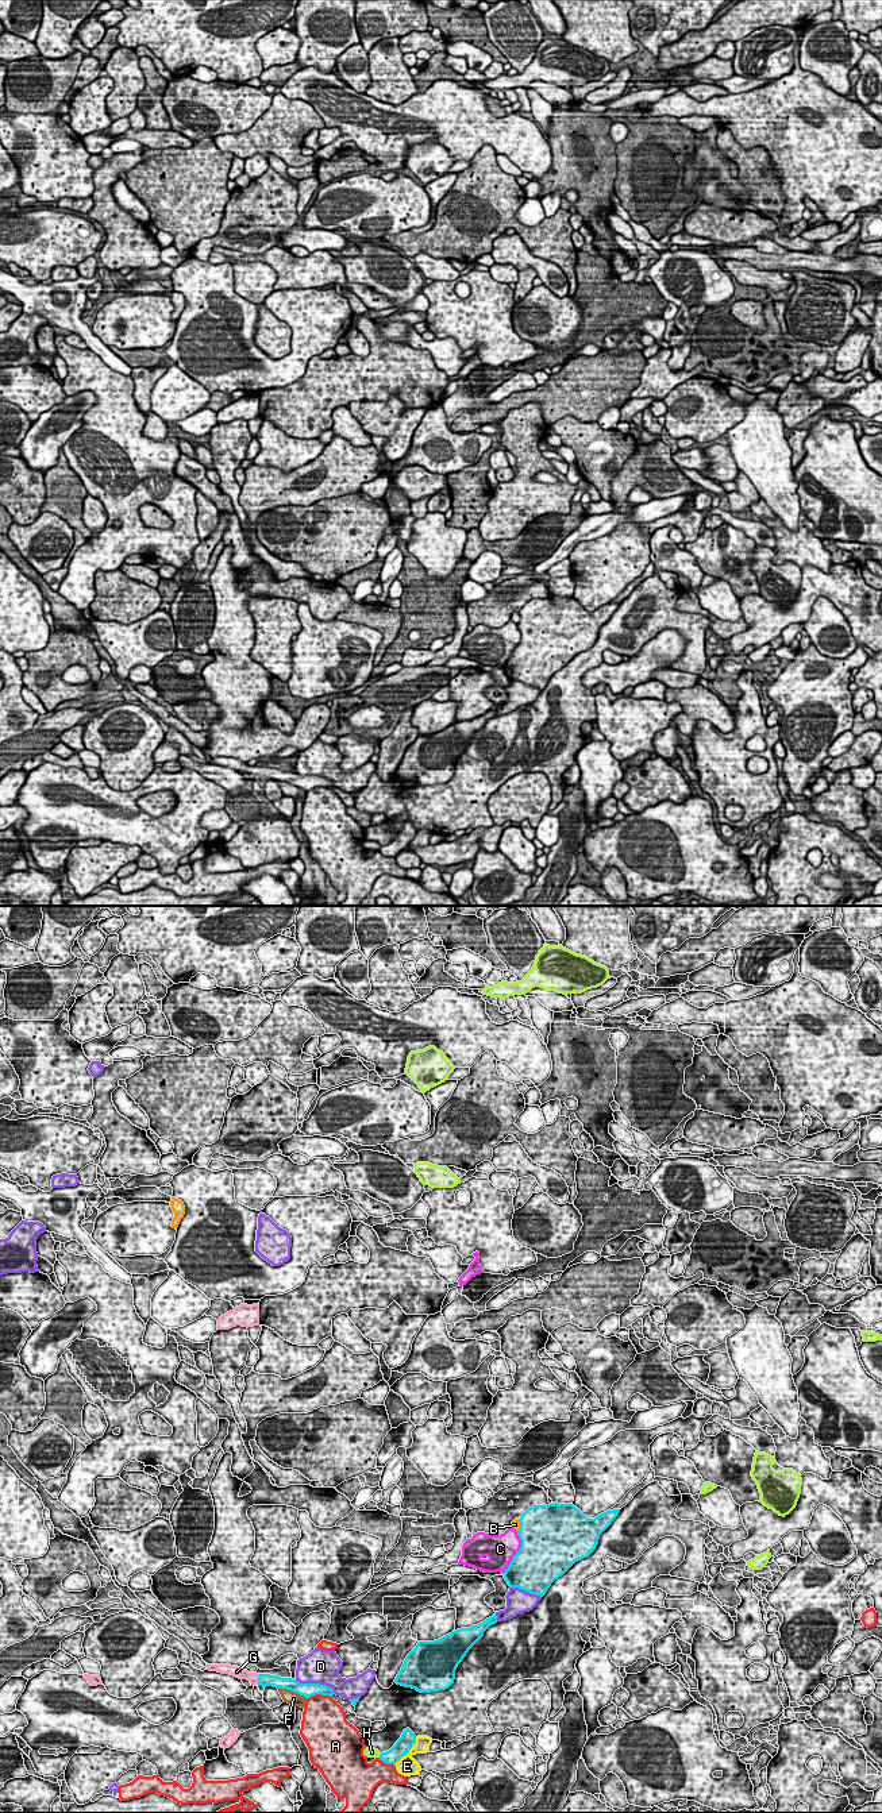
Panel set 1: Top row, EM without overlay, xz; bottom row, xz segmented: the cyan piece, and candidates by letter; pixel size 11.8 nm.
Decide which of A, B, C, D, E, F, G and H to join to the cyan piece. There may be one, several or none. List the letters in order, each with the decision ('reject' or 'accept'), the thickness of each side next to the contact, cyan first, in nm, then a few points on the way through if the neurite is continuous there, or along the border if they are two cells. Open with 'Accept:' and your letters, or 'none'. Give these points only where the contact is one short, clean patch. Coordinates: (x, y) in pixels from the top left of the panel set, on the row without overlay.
Accept: G
A: reject; calibres 160 and 440 nm
B: reject; calibres 500 and 100 nm
C: reject; calibres 500 and 360 nm
D: reject; calibres 160 and 400 nm
E: reject; calibres 190 and 240 nm
F: reject; calibres 160 and 160 nm
G: accept; calibres 160 and 130 nm; way xz (265, 772), (258, 772), (239, 766)
H: reject; calibres 180 and 120 nm

